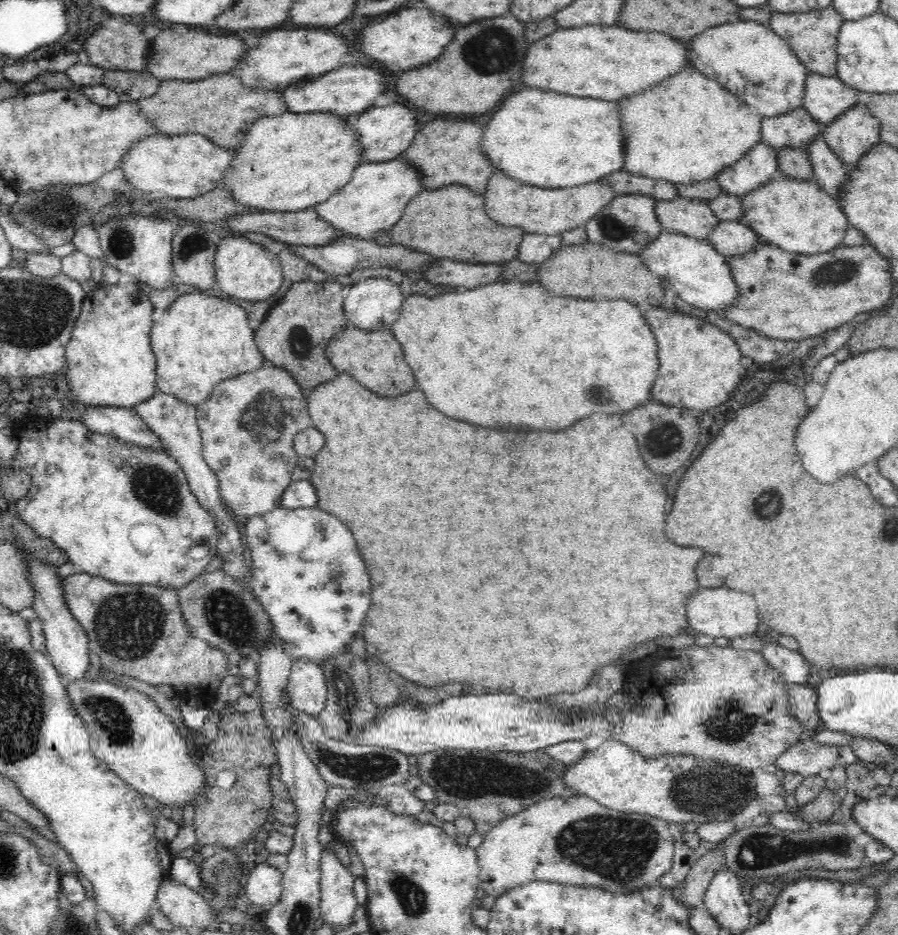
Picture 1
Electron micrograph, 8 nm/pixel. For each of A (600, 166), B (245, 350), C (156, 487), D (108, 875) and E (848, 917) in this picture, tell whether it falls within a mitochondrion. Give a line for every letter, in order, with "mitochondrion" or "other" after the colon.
A: other
B: other
C: mitochondrion
D: other
E: mitochondrion

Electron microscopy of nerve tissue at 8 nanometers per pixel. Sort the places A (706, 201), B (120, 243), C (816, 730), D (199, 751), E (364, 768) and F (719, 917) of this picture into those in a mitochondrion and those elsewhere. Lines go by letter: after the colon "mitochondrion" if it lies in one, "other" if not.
A: other
B: mitochondrion
C: other
D: other
E: mitochondrion
F: other

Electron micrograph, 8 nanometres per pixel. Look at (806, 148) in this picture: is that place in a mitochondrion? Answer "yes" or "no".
no

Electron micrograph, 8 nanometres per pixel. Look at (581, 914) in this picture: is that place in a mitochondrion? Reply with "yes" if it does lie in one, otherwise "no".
no

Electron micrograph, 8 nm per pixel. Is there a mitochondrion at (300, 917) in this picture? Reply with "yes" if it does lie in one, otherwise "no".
yes

